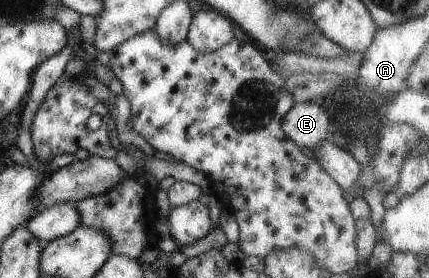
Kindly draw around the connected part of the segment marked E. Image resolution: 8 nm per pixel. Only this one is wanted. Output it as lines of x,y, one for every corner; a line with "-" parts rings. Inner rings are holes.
298,102
282,115
281,126
286,137
300,149
314,150
322,139
330,137
332,124
328,120
328,112
321,106

